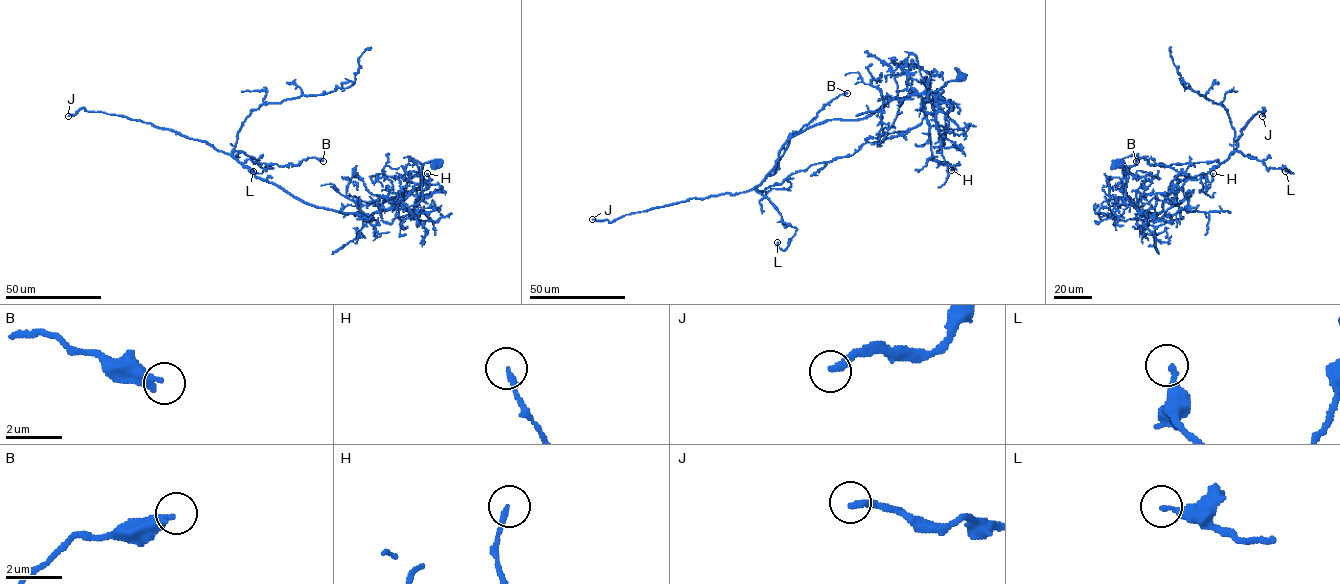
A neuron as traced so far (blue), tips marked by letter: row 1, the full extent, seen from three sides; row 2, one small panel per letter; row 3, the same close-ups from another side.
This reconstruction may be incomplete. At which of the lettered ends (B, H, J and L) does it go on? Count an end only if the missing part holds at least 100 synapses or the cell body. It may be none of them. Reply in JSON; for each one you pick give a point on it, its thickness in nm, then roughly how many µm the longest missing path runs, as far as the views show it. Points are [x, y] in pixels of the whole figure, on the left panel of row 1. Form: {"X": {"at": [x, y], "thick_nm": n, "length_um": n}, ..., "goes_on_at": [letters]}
{"J": {"at": [68, 116], "thick_nm": 240, "length_um": 170}, "goes_on_at": ["J"]}

